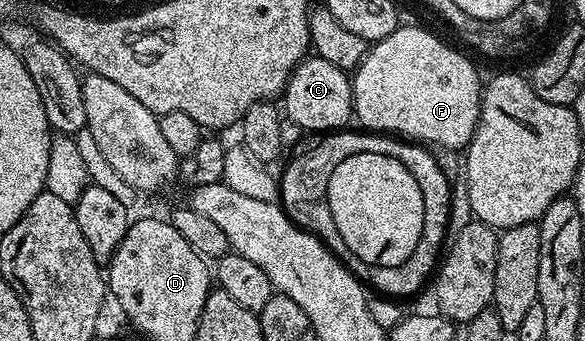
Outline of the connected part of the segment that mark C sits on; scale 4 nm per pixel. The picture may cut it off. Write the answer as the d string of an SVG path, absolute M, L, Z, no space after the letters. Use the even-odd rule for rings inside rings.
M306 57L292 70L288 86L282 92L282 111L287 119L297 122L304 133L331 133L353 122L352 81L349 72L315 57Z

